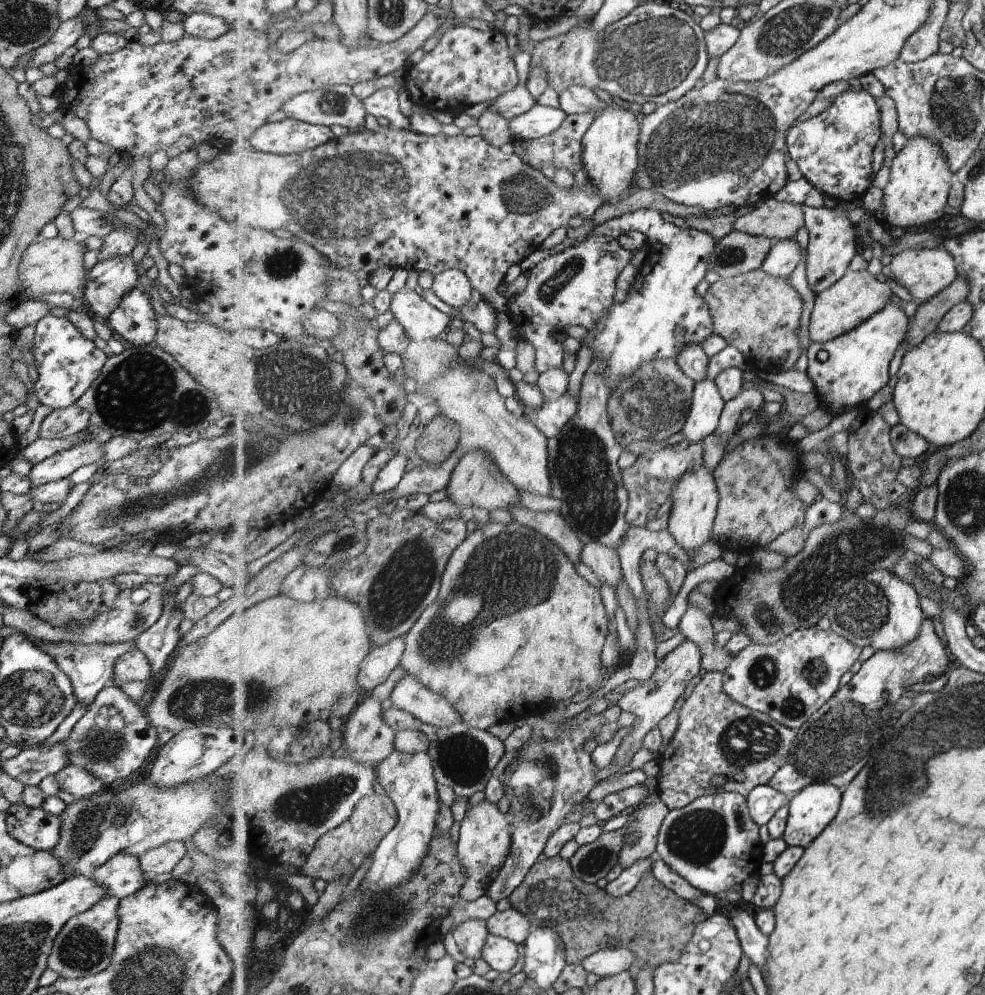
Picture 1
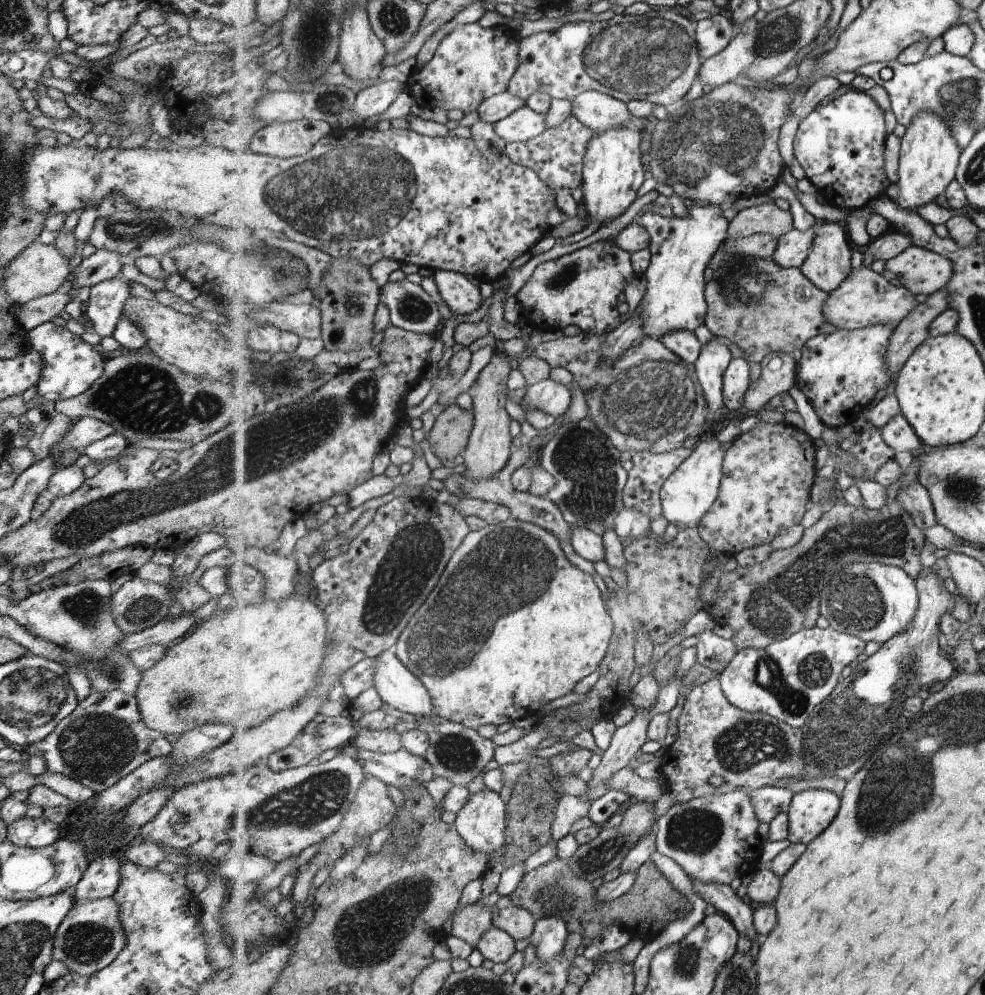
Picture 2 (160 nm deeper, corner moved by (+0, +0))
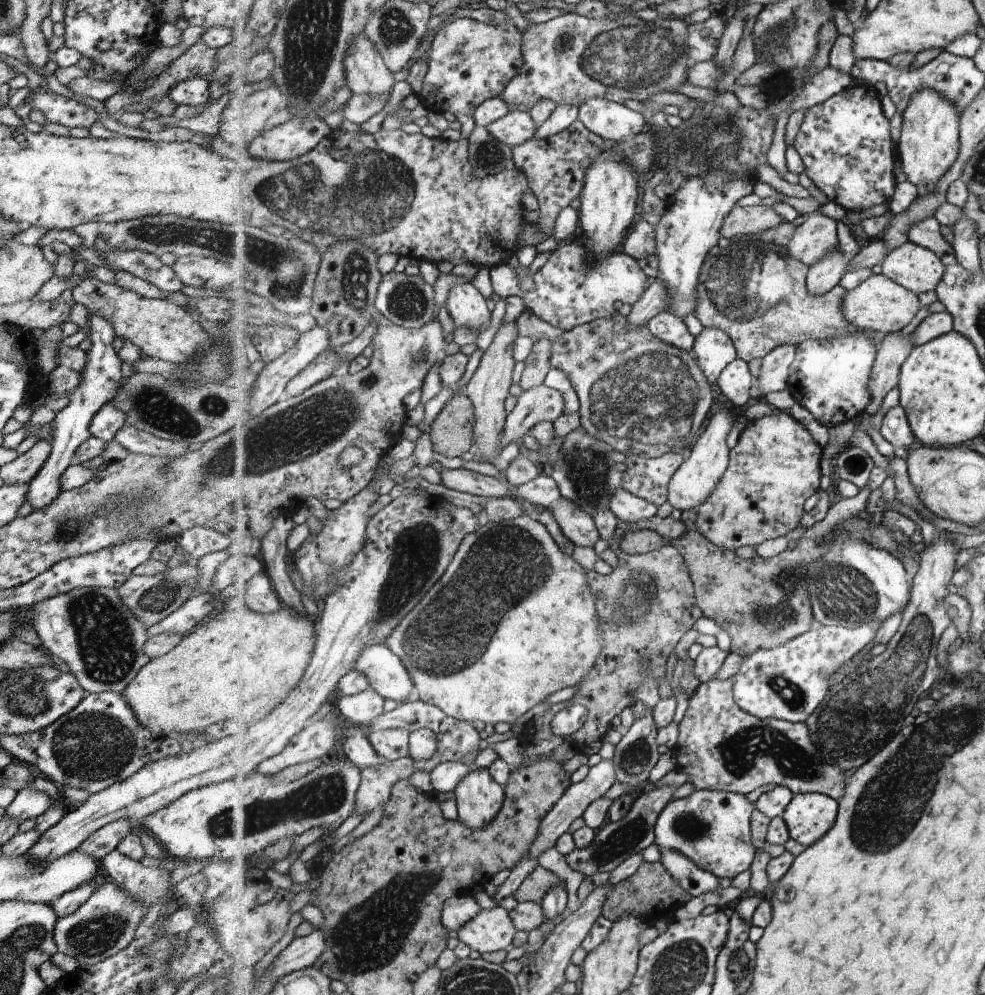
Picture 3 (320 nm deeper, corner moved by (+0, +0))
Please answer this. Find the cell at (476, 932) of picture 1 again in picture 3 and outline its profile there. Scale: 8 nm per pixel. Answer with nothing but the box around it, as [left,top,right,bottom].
[442,892,481,931]

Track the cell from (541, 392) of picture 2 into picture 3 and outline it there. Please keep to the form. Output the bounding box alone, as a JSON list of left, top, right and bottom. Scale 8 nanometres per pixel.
[502,385,566,446]

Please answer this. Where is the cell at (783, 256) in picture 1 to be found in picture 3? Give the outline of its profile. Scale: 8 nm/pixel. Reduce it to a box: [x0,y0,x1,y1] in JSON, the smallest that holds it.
[784,211,839,266]

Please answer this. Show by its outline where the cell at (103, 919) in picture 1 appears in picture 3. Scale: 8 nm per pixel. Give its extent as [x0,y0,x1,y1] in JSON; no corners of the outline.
[52,882,146,968]

